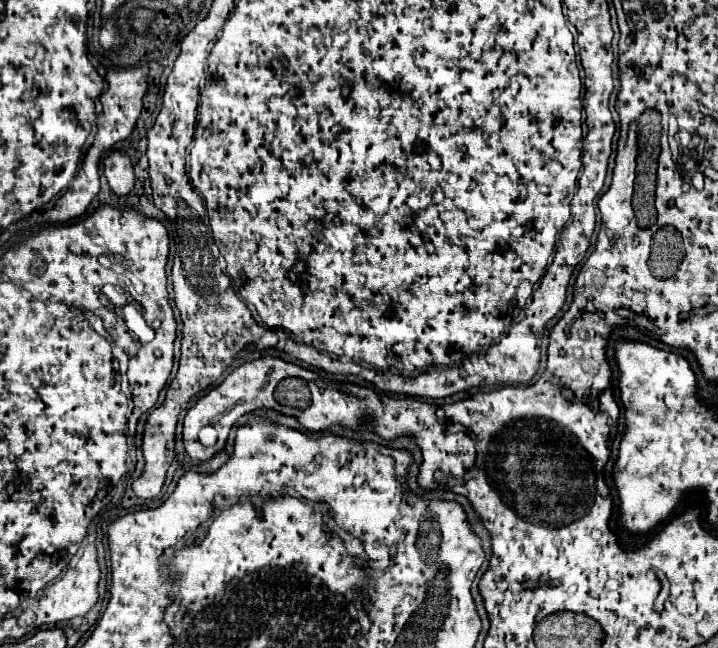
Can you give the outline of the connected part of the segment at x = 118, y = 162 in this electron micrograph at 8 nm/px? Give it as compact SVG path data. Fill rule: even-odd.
M117 151L107 155L107 159L105 159L105 177L107 177L109 187L115 195L119 195L119 197L127 195L135 185L131 159L123 153L117 153Z

